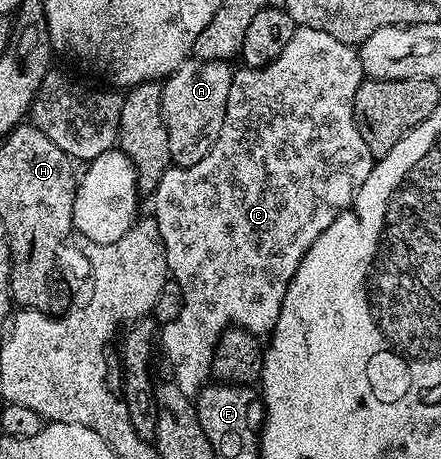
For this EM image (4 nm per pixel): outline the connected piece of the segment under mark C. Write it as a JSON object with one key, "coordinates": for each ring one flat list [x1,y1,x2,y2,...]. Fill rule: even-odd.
{"coordinates":[[298,25,294,28,287,47,279,51,279,55,271,64,264,65,261,69,241,67,234,72,231,92,227,95,227,115,223,119,223,131,219,131,215,147,211,147,211,151,207,151,207,155,203,155,199,163,186,169,170,167,166,169,163,179,159,179,157,189,151,194,154,209,152,212,156,216,159,235,165,244,172,280,177,281,183,291,183,311,179,311,179,315,171,323,160,326,159,349,160,352,165,352,165,357,173,368,172,384,177,385,179,391,183,391,183,395,196,398,210,380,213,372,213,352,223,330,233,326,248,329,254,335,272,334,279,319,279,311,283,307,283,295,287,295,287,287,295,271,299,271,303,255,307,255,311,243,315,243,315,239,319,239,319,235,323,235,323,231,327,231,327,227,335,223,337,216,352,206,357,186,364,183,367,175,371,175,375,159,371,151,367,151,367,143,363,143,363,135,359,135,353,118,355,91,359,91,362,80,361,59,354,46,334,39,333,36,327,35,327,31,315,31,315,27]]}

